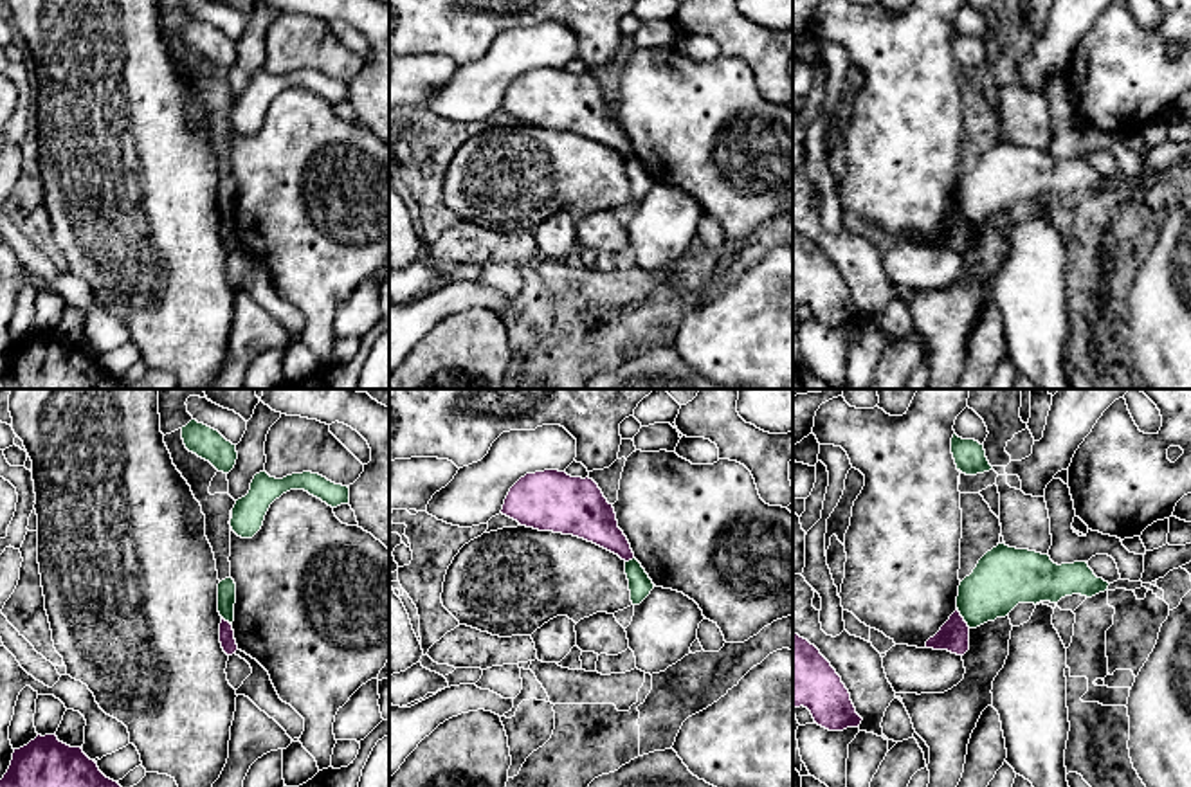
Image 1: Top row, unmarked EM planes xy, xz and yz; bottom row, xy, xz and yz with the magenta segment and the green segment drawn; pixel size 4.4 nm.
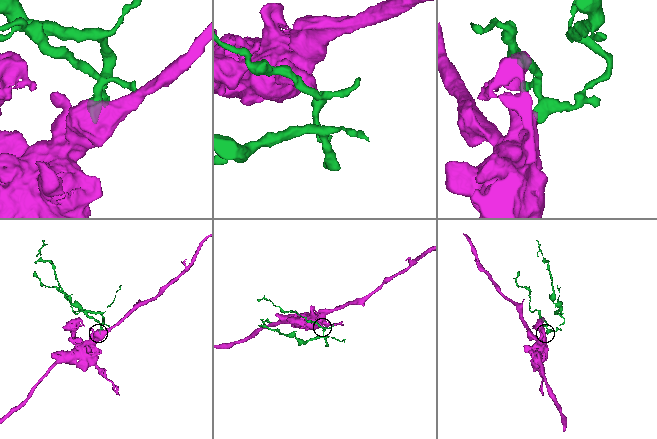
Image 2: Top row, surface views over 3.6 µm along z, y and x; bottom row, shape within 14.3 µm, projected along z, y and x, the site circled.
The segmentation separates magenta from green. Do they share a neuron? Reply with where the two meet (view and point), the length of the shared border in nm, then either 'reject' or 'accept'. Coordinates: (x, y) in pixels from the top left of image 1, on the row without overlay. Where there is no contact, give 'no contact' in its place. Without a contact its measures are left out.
yz (963, 215) | 110 nm | reject

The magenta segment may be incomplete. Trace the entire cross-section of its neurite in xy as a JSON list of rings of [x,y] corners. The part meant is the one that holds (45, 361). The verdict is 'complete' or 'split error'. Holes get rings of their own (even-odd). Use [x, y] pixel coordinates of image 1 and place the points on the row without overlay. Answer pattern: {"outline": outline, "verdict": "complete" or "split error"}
{"outline": [[[38,331],[14,346],[0,376],[0,389],[126,389],[106,375],[81,344],[70,344],[54,331]]], "verdict": "complete"}

